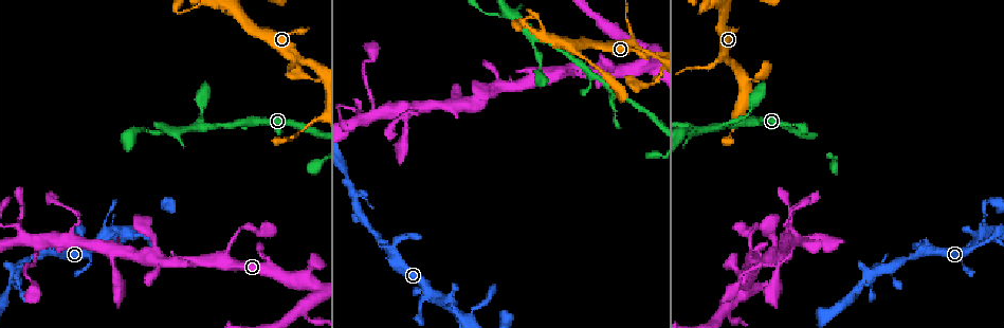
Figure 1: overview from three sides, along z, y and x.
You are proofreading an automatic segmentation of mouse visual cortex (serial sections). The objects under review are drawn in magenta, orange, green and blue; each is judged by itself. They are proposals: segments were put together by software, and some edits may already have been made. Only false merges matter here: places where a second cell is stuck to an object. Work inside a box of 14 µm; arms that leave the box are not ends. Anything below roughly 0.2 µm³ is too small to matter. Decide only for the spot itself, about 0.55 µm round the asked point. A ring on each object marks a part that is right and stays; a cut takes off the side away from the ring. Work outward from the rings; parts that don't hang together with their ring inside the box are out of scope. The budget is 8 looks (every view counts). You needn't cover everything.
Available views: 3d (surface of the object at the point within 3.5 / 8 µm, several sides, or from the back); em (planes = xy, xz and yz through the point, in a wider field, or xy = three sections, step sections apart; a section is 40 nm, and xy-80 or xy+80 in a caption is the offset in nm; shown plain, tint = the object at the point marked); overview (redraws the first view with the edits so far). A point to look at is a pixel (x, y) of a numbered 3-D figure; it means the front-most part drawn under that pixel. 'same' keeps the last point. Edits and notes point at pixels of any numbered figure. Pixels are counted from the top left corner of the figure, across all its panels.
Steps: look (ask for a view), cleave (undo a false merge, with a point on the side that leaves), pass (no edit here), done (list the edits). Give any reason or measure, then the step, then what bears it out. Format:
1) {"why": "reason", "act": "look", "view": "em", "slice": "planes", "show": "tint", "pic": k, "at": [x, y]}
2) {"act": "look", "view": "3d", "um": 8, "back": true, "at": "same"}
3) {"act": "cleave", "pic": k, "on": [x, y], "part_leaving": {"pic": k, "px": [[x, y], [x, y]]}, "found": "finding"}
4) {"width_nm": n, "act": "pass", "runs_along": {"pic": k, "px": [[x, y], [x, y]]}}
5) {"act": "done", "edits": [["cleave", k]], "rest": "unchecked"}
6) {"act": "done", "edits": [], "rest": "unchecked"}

{"act": "look", "view": "3d", "um": 8, "pic": 1, "at": [695, 132]}

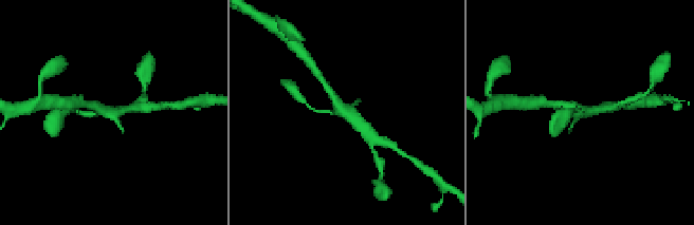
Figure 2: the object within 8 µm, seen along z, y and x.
{"act": "look", "view": "3d", "um": 3.5, "pic": 2, "at": [342, 112]}

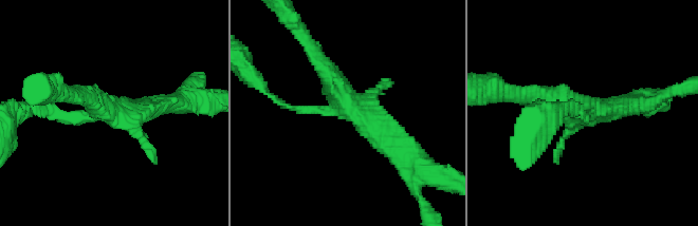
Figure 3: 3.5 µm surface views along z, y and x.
{"act": "look", "view": "em", "slice": "xy", "step": 2, "show": "tint", "pic": 3, "at": [111, 112]}

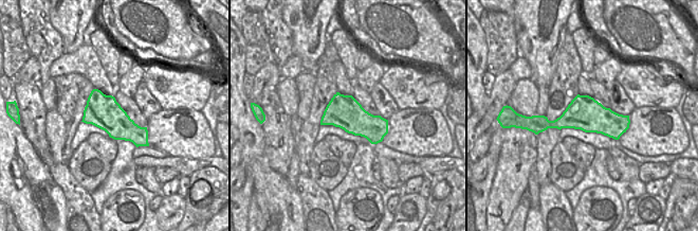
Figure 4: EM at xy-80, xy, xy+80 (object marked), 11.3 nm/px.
{"act": "pass", "runs_along": {"pic": 4, "px": [[539, 121], [605, 121], [626, 125]]}, "found": "all the same cell"}

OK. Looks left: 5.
{"why": "three-way junction", "act": "look", "view": "em", "slice": "planes", "show": "tint", "pic": 1, "at": [790, 242]}

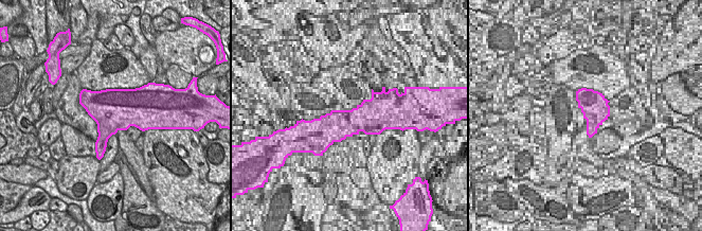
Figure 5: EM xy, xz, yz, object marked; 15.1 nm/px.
{"why": "see where the arms go", "act": "look", "view": "3d", "um": 3.5, "back": true, "at": "same"}

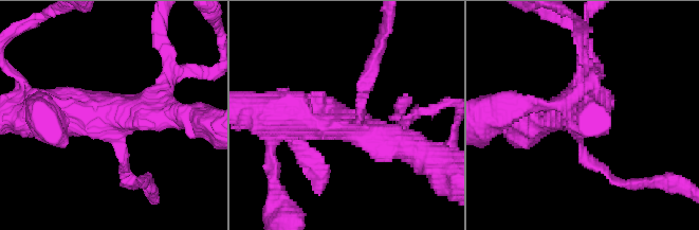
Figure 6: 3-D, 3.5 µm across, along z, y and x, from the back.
{"arms": 3, "arm_widths_nm": [150, 400, 600], "act": "pass", "runs_along": {"pic": 6, "px": [[283, 113], [394, 136], [414, 149]]}, "found": "one cell here"}

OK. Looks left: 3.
{"why": "three-way junction", "act": "look", "view": "3d", "um": 3.5, "pic": 1, "at": [987, 234]}

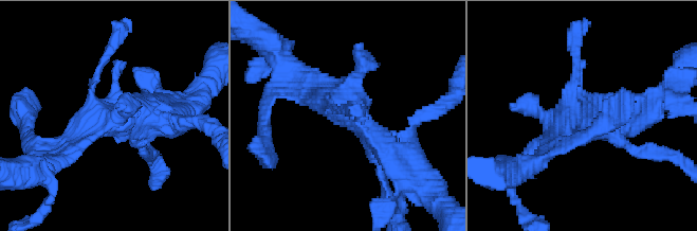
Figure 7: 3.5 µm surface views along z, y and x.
{"act": "look", "view": "em", "slice": "xy", "step": 3, "show": "tint", "pic": 7, "at": [583, 118]}

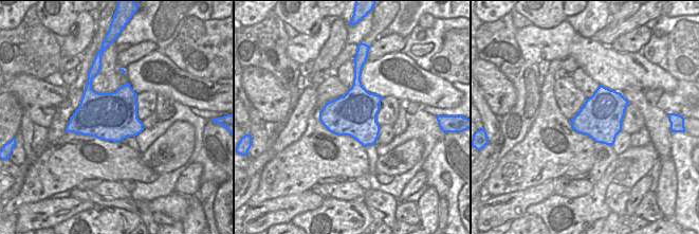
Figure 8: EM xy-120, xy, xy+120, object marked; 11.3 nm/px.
{"act": "pass", "runs_along": {"pic": 7, "px": [[303, 83], [393, 150], [407, 145]]}, "found": "continuous, no second cell"}

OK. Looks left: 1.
{"act": "done", "edits": [], "rest": "unchecked"}

